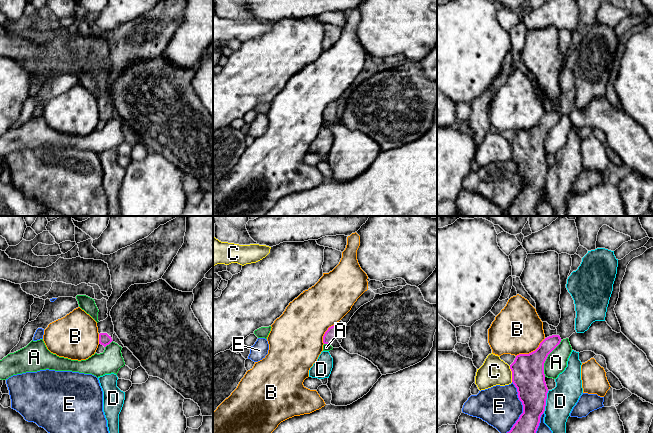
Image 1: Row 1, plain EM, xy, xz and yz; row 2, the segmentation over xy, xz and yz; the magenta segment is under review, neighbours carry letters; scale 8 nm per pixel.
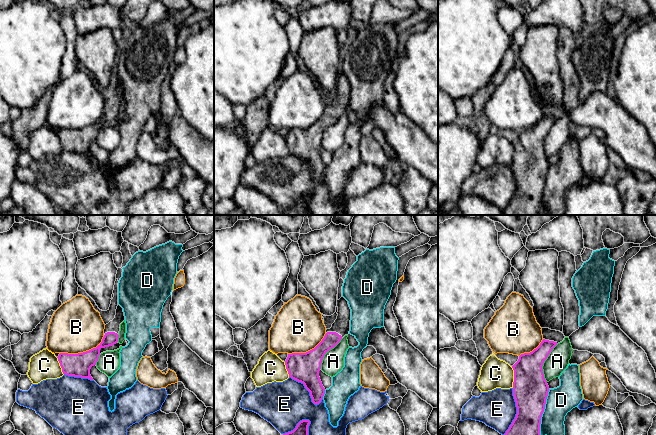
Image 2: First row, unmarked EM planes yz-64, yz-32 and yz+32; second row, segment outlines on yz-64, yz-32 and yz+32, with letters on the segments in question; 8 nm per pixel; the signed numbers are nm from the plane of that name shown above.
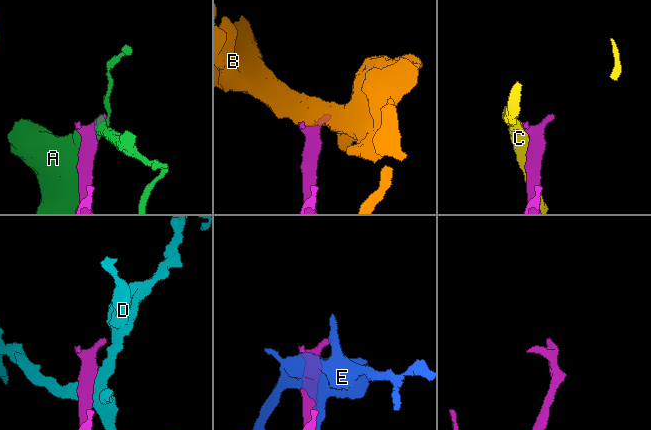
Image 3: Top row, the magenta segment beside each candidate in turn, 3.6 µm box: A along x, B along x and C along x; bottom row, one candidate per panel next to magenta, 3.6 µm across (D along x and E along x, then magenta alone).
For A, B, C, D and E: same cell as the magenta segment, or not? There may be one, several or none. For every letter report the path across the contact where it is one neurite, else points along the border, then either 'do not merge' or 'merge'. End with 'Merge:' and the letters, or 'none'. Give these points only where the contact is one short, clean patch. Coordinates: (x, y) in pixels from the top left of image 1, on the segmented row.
A: do not merge
B: do not merge
C: do not merge
D: do not merge
E: do not merge
Merge: none

